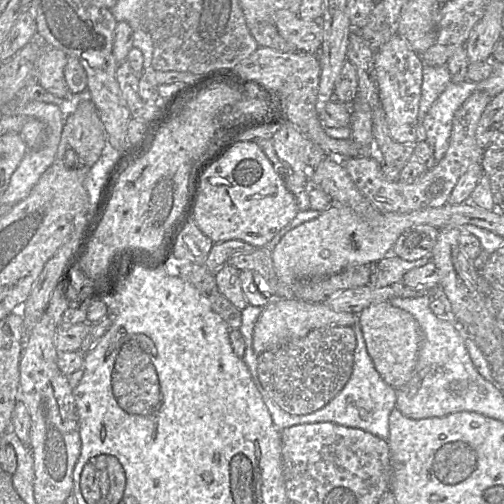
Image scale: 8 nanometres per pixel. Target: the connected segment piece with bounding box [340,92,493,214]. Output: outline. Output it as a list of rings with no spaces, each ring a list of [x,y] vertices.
[[[475,92],[464,101],[454,116],[450,144],[445,156],[412,183],[386,180],[382,173],[381,164],[372,156],[340,159],[341,165],[346,169],[361,194],[381,213],[405,214],[443,207],[448,203],[459,178],[468,168],[475,163],[482,165],[485,149],[477,145],[475,133],[484,109],[492,99],[484,92]]]

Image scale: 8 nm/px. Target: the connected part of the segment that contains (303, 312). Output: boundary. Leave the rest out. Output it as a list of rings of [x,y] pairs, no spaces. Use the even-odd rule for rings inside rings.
[[[298,299],[274,300],[263,308],[255,323],[252,338],[253,350],[259,356],[293,339],[305,337],[313,329],[325,326],[353,327],[357,320],[358,315],[350,312],[337,312],[327,303],[309,303]]]

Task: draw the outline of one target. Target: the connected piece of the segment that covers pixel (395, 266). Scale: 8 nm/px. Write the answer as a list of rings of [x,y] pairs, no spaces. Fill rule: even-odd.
[[[393,254],[372,265],[371,279],[368,285],[385,287],[402,282],[403,276],[410,270],[422,267],[431,261],[431,256],[424,256],[415,261],[406,261]]]

